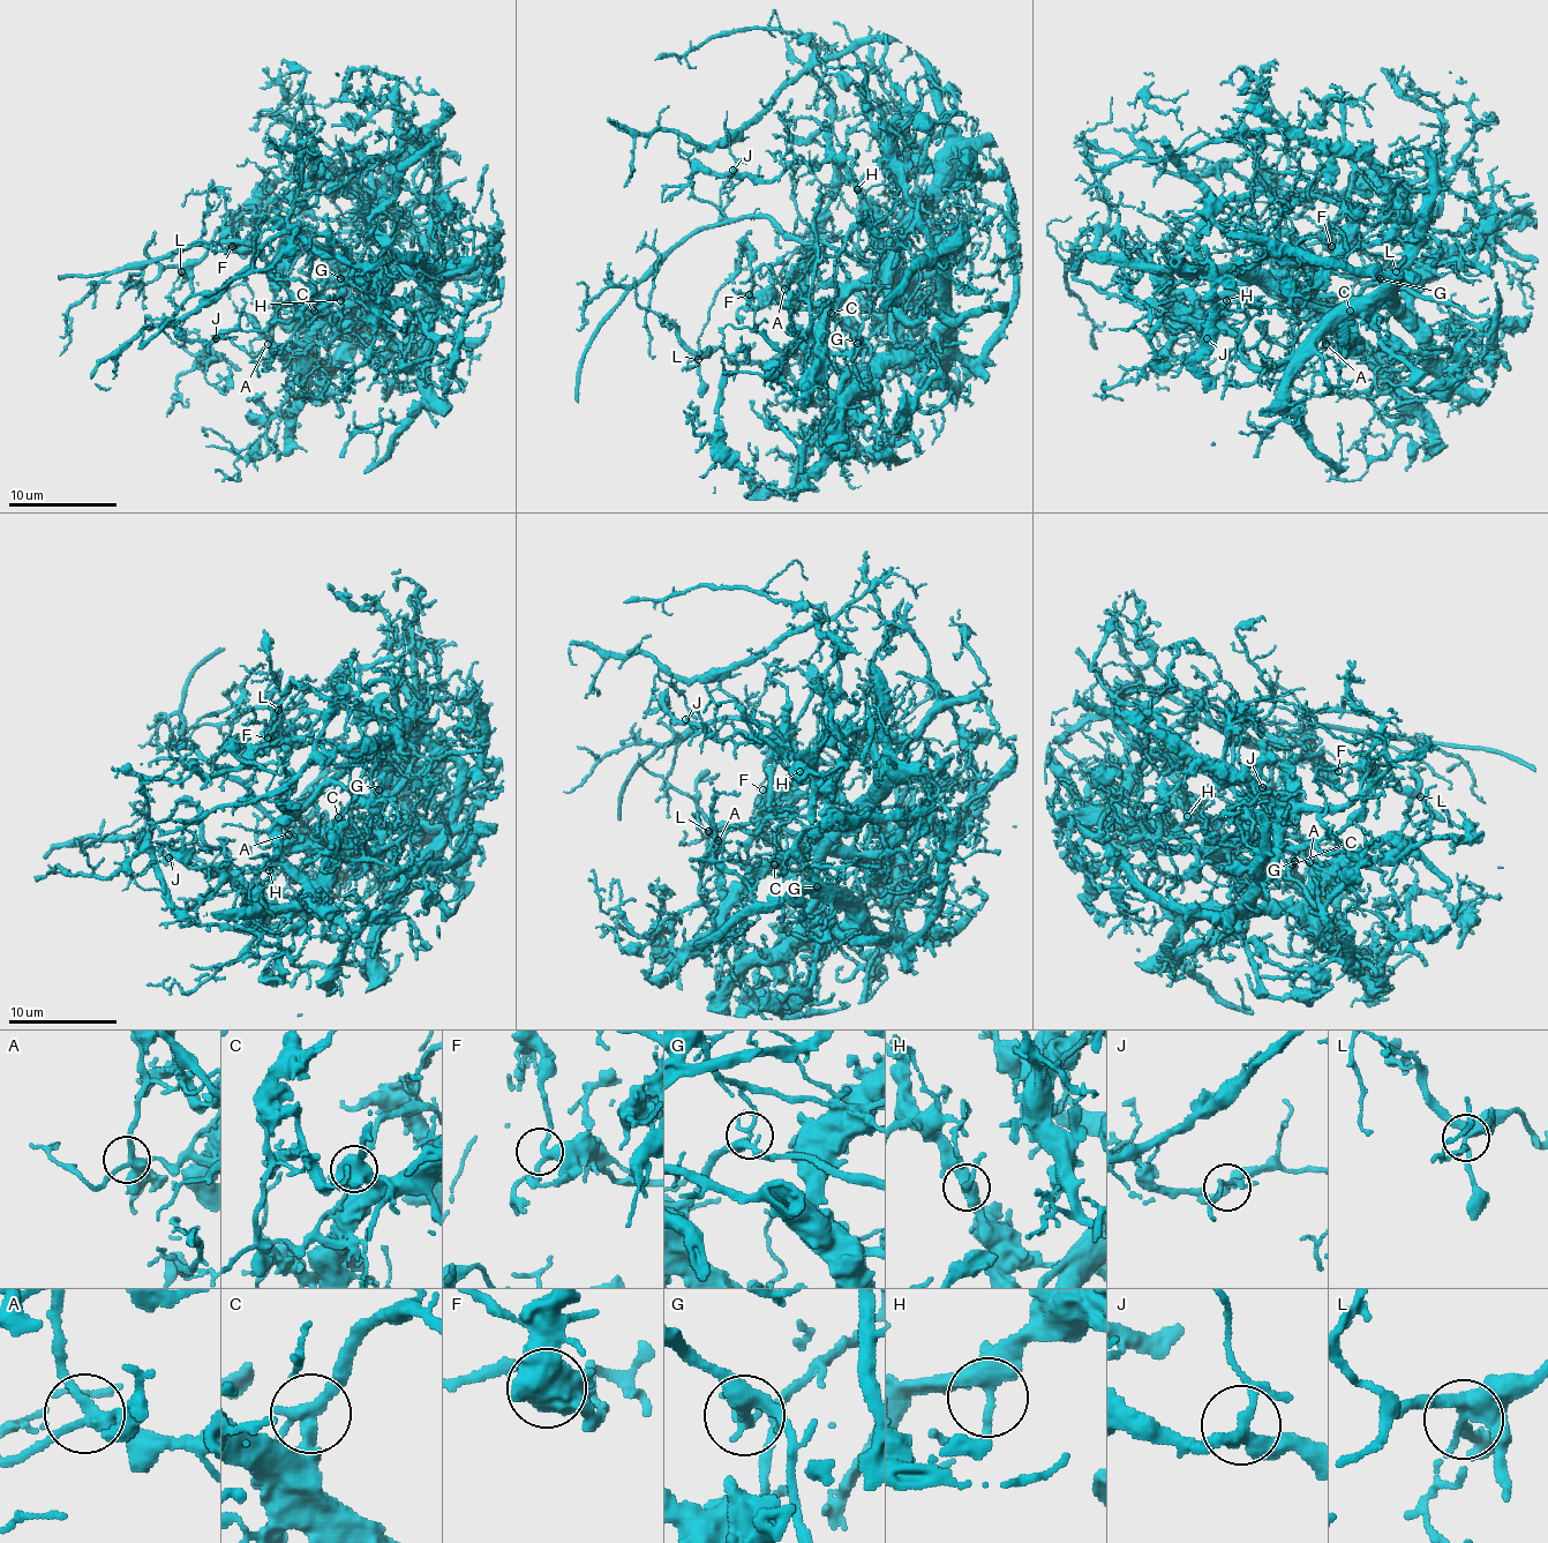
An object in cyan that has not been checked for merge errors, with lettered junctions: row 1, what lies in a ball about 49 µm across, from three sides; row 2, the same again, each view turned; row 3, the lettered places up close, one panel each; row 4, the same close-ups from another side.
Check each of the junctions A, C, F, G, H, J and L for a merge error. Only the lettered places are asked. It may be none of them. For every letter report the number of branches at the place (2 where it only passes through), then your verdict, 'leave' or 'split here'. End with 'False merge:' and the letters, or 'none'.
A: 4 | leave
C: 3 | split here
F: 3 | leave
G: 5 | split here
H: 3 | leave
J: 4 | leave
L: 4 | leave
False merge: C, G

